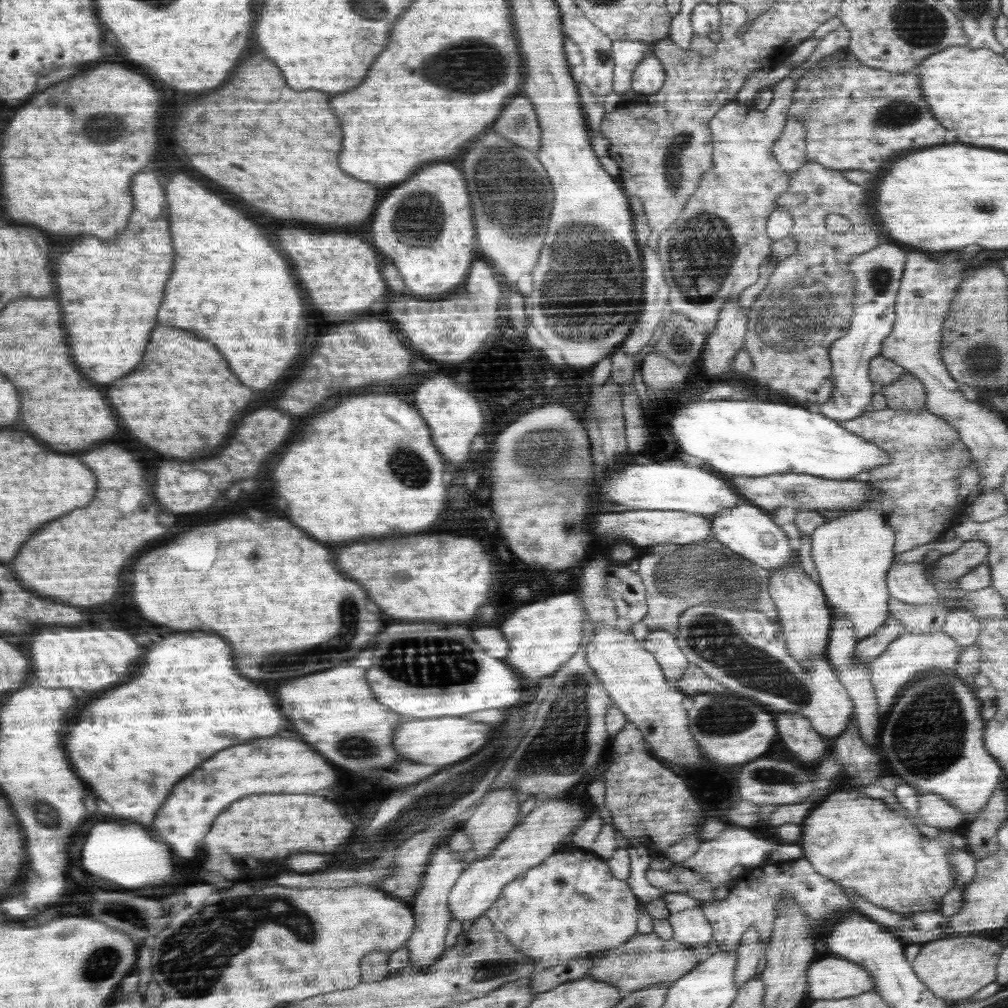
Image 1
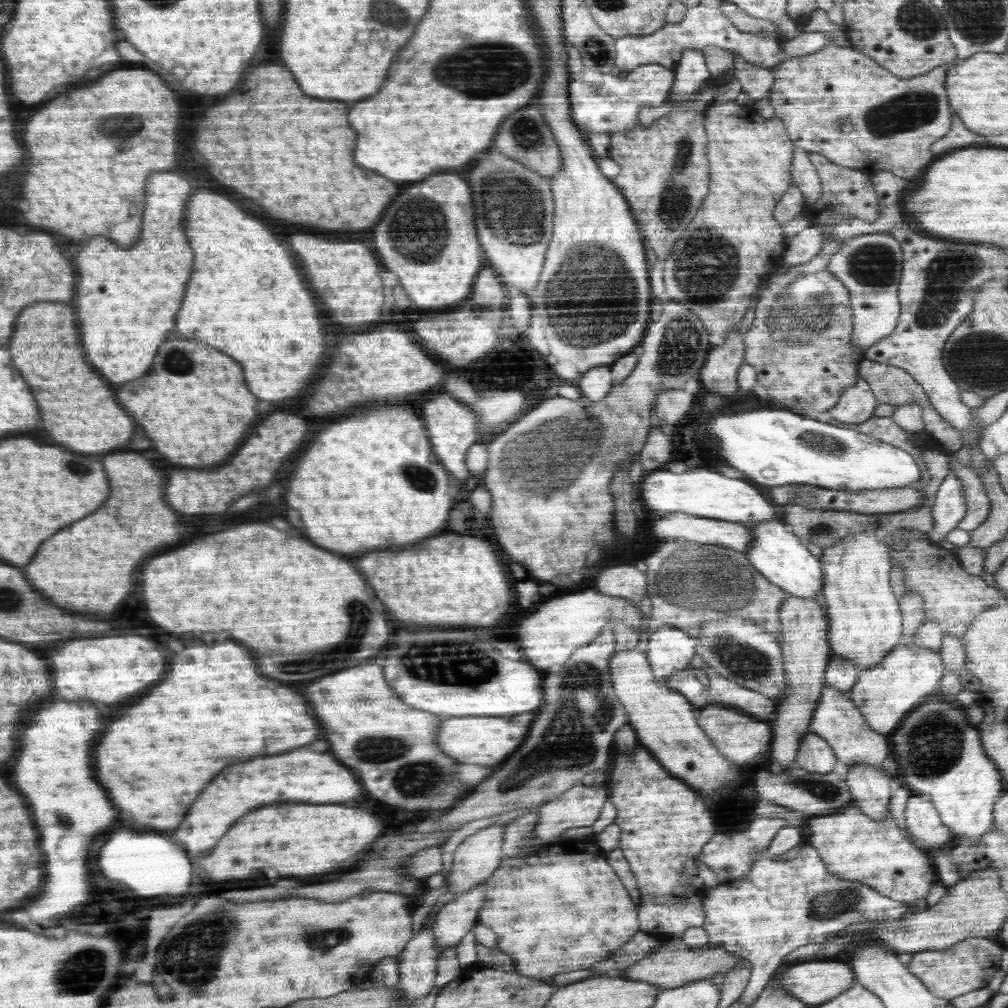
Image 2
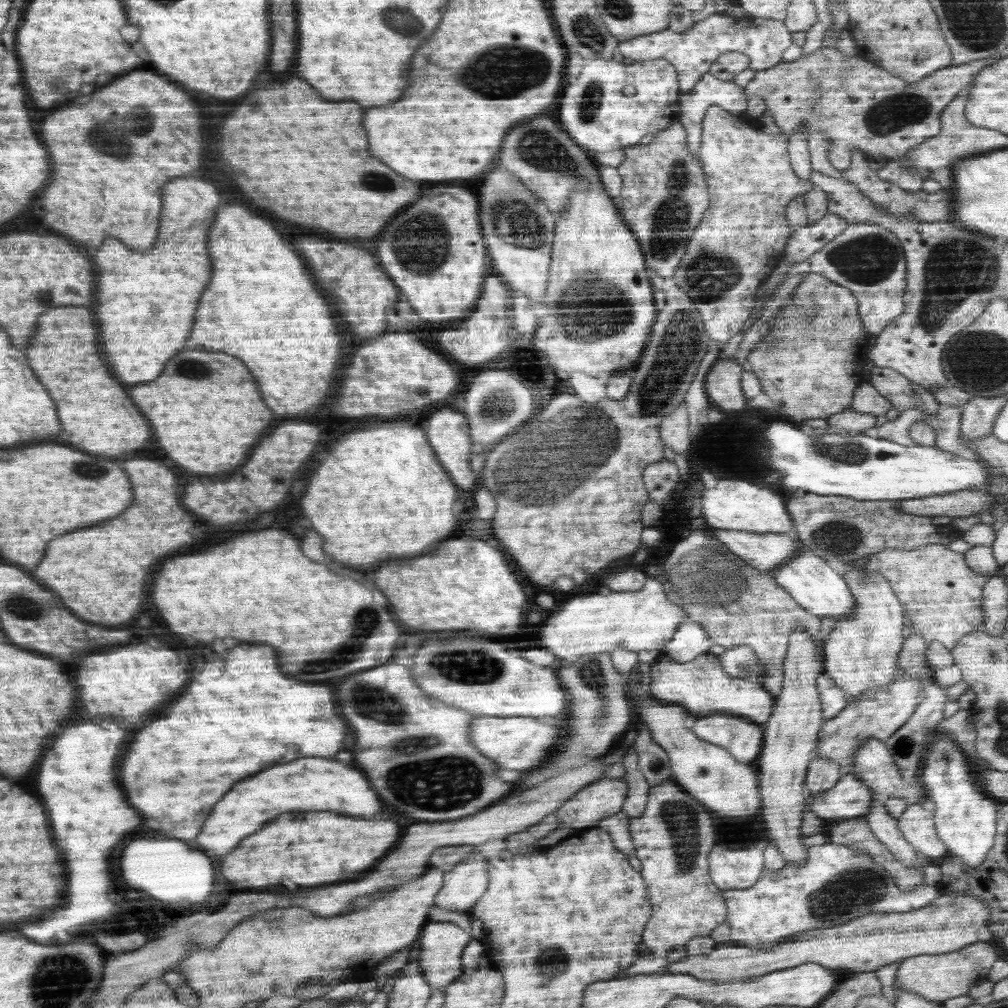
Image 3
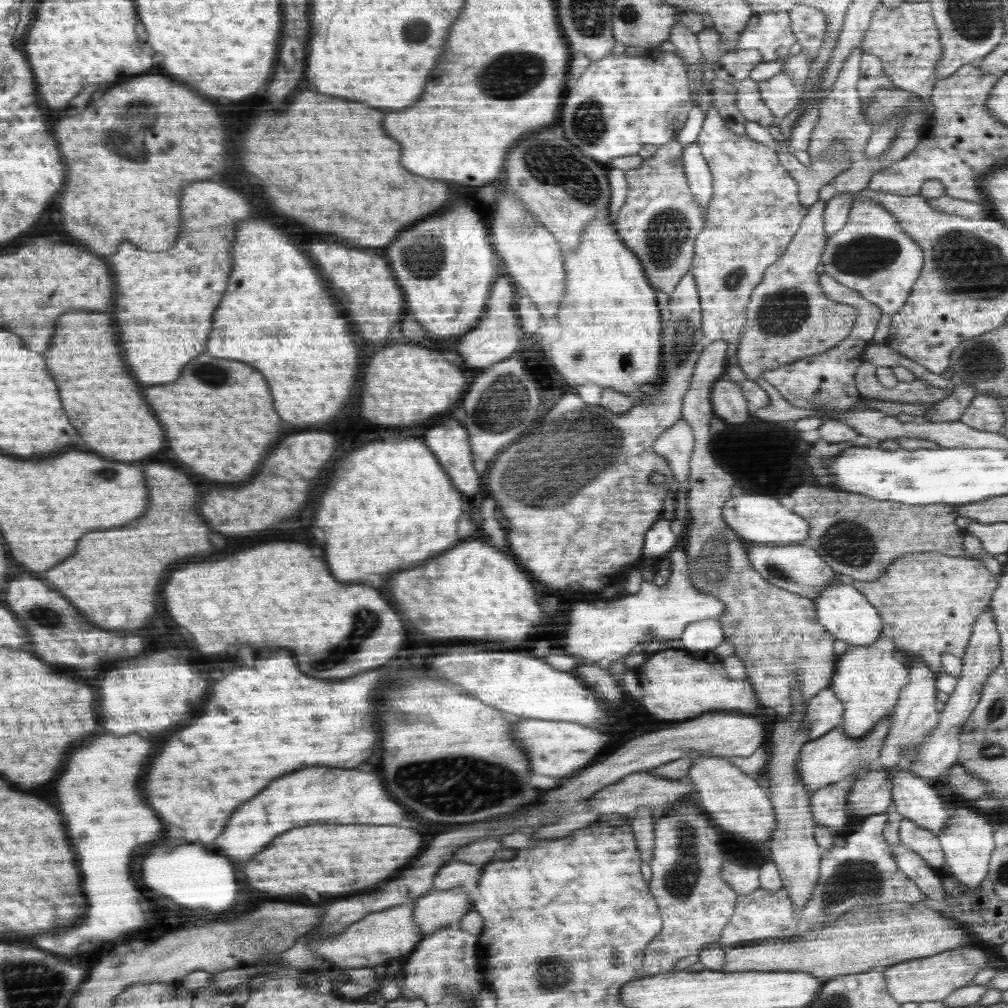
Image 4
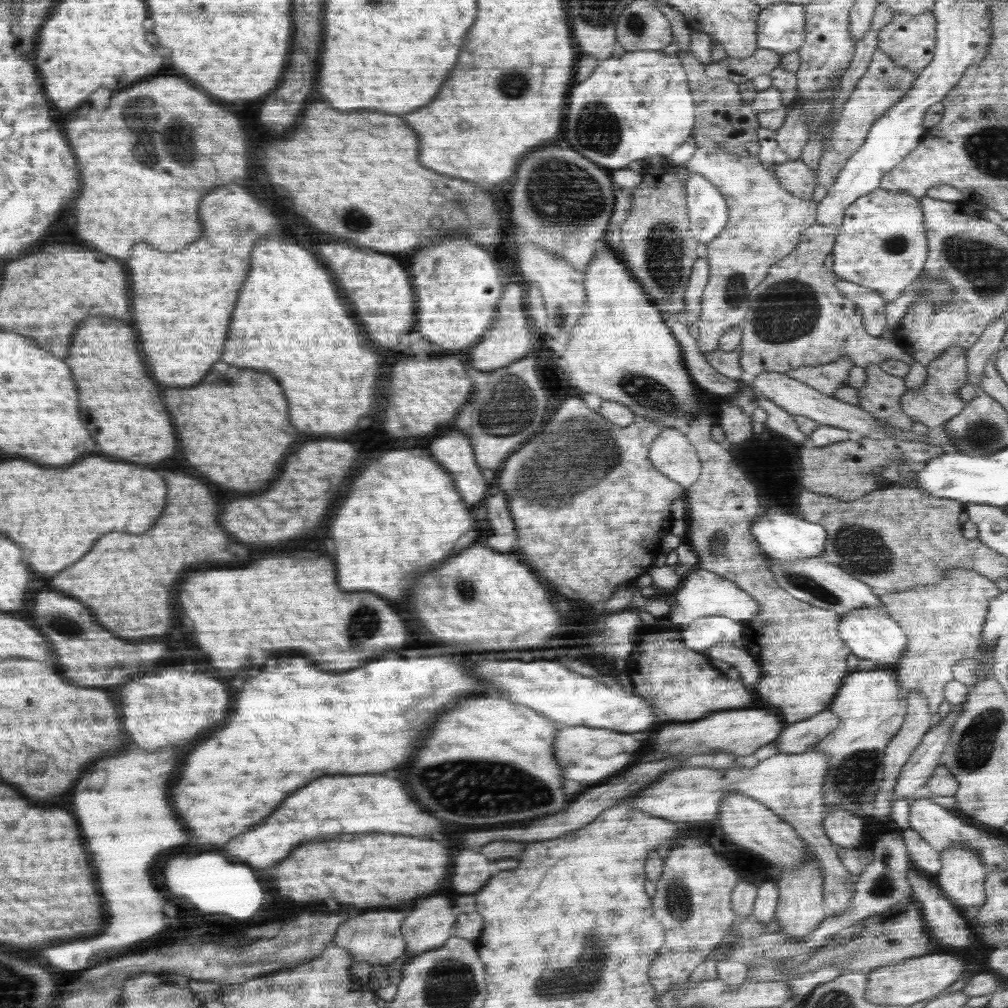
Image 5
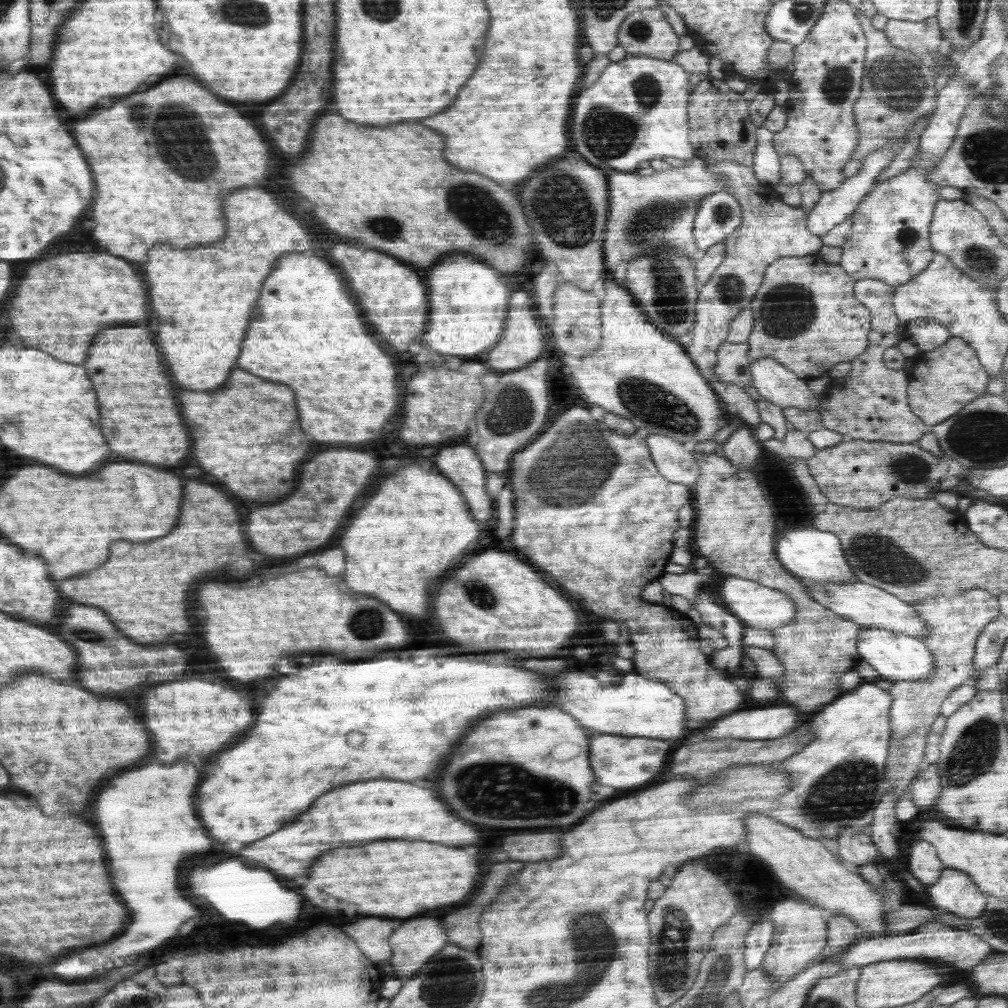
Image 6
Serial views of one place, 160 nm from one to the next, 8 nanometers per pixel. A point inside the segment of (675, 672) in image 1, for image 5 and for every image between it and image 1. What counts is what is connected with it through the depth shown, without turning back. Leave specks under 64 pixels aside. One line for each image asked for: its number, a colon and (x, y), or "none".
2: (671, 649)
3: (690, 640)
4: (705, 635)
5: (705, 632)

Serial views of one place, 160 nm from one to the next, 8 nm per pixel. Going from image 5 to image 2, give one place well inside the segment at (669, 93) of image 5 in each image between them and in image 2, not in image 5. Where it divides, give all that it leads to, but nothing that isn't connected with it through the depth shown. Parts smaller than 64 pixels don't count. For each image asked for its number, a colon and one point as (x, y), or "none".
2: (601, 103)
3: (609, 105)
4: (620, 103)

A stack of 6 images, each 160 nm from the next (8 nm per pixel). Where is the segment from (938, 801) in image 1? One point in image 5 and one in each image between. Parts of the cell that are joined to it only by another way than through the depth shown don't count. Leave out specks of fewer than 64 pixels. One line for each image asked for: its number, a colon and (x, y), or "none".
2: (922, 819)
3: (917, 824)
4: (921, 841)
5: (922, 855)

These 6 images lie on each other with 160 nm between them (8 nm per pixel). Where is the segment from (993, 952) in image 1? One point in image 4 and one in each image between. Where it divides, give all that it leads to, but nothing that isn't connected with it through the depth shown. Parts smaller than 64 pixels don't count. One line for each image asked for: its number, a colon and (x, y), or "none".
2: (950, 973)
3: (939, 977)
4: (930, 979)

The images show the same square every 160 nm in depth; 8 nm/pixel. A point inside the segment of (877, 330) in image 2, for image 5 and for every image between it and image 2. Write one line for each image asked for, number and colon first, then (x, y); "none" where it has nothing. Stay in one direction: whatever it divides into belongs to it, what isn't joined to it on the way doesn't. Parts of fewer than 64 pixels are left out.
3: (868, 259)
4: (872, 254)
5: (882, 244)

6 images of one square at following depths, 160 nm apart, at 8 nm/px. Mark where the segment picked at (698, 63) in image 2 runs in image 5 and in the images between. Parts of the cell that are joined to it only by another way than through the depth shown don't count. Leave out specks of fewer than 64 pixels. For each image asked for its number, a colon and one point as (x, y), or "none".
3: (709, 90)
4: (698, 172)
5: (708, 209)

